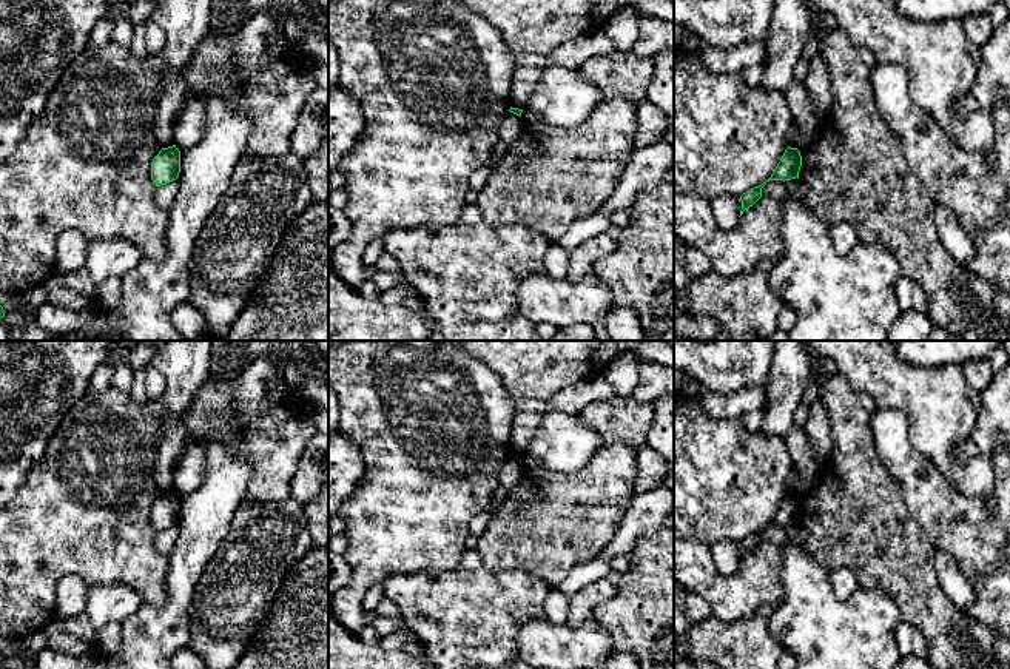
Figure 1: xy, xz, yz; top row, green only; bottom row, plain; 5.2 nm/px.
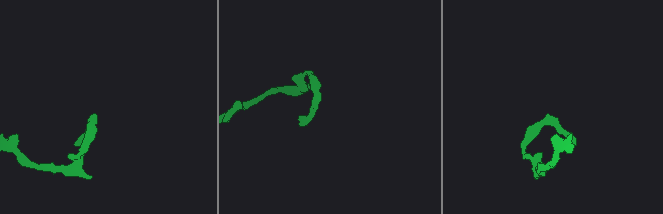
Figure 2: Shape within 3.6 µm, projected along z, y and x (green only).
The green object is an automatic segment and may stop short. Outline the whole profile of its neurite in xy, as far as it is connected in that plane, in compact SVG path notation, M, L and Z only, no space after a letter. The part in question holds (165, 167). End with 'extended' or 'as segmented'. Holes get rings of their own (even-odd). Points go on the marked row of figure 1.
M176 145L162 148L151 162L151 179L156 187L167 185L179 177L180 151Z; as segmented

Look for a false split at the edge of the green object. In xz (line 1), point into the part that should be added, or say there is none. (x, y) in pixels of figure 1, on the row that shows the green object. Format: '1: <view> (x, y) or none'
1: none

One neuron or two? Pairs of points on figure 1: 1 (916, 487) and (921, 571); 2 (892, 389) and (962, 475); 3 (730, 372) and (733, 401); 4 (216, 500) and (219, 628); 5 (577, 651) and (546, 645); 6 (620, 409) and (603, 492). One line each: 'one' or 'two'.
1: two
2: one
3: two
4: two
5: one
6: two

